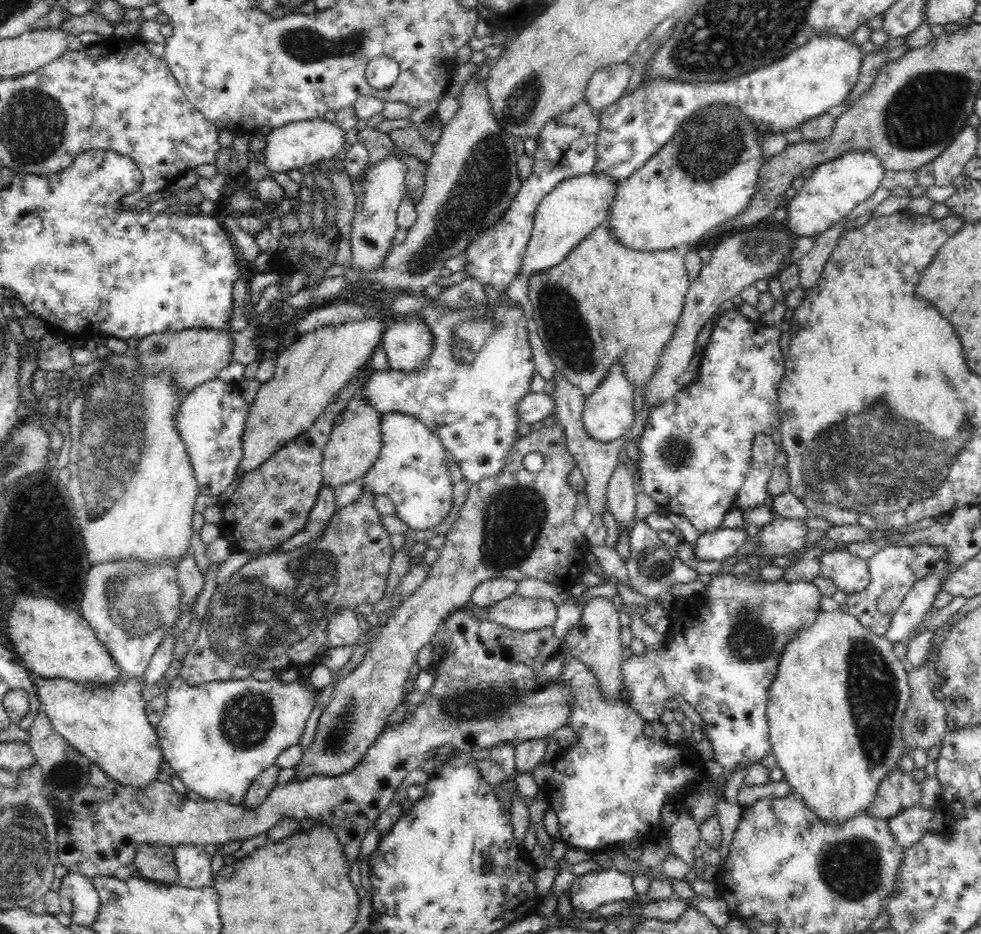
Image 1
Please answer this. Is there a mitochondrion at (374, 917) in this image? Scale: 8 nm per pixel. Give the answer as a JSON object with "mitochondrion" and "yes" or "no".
{"mitochondrion":"no"}

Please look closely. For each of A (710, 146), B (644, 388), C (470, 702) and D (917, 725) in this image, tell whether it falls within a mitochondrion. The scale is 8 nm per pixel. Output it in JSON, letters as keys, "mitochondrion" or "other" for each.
{"A":"mitochondrion","B":"other","C":"mitochondrion","D":"mitochondrion"}

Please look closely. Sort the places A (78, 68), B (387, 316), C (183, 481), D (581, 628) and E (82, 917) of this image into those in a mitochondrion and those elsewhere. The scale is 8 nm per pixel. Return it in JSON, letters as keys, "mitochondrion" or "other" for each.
{"A":"other","B":"other","C":"other","D":"other","E":"other"}

